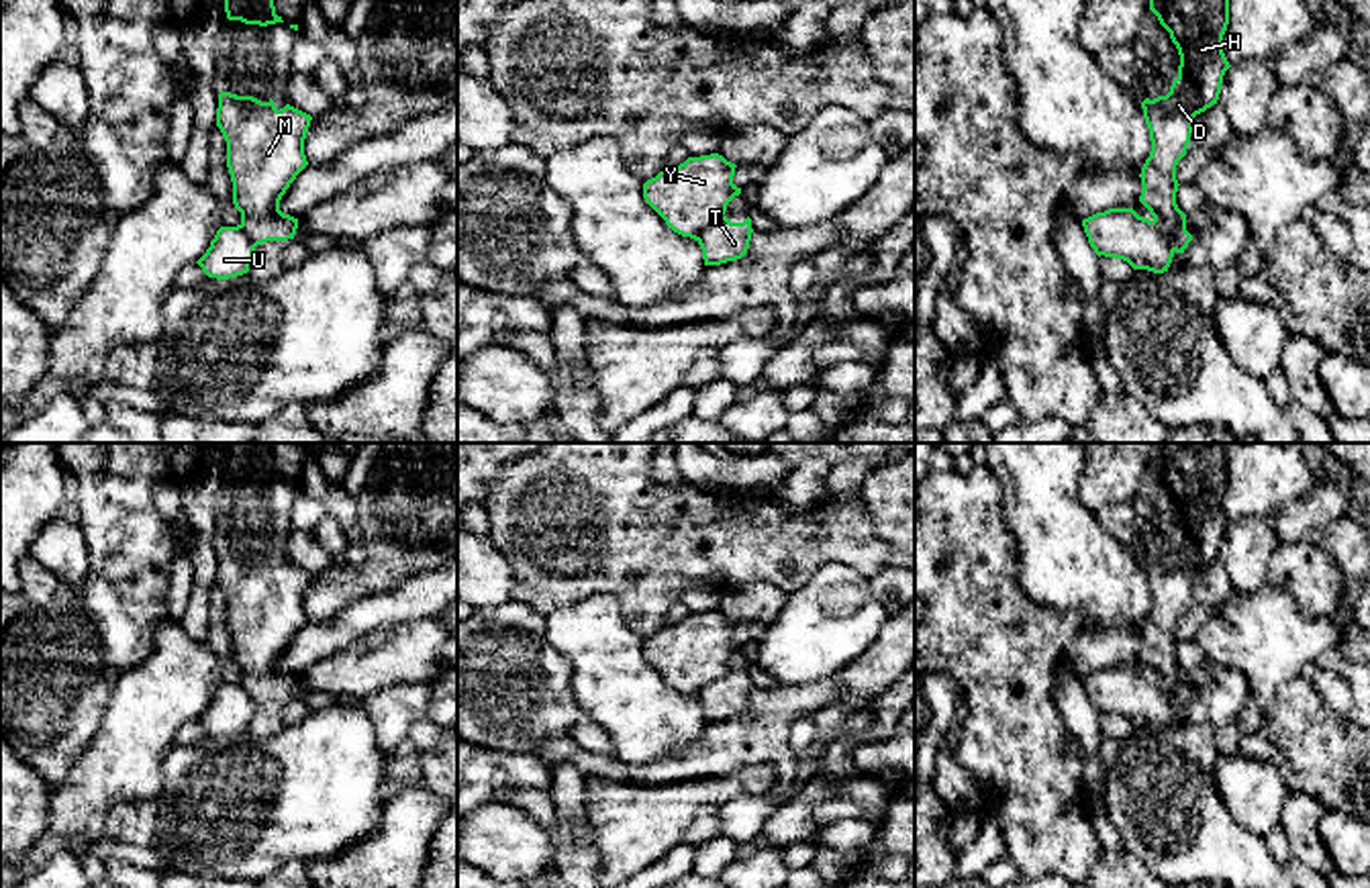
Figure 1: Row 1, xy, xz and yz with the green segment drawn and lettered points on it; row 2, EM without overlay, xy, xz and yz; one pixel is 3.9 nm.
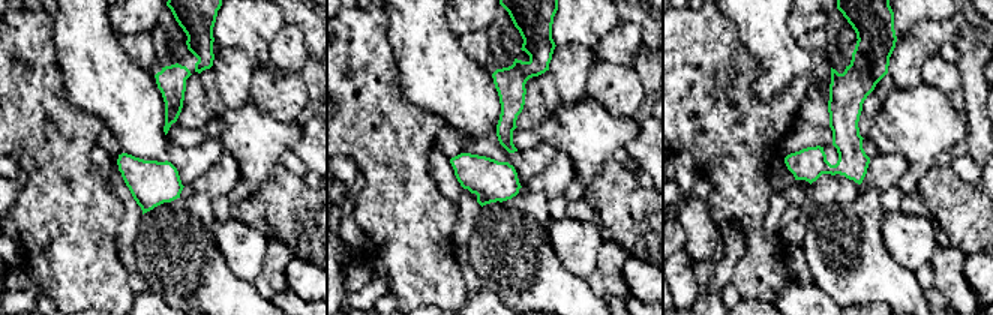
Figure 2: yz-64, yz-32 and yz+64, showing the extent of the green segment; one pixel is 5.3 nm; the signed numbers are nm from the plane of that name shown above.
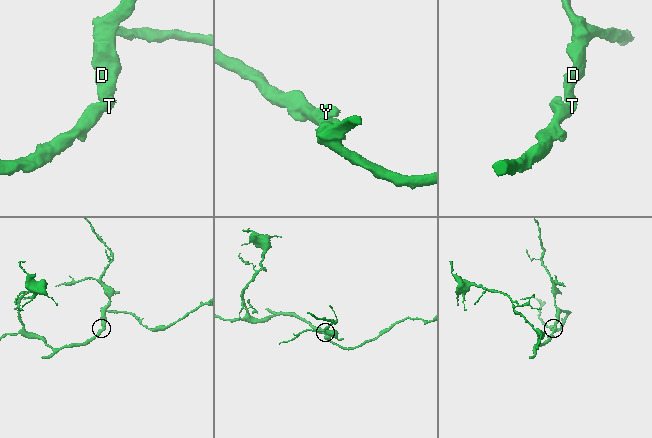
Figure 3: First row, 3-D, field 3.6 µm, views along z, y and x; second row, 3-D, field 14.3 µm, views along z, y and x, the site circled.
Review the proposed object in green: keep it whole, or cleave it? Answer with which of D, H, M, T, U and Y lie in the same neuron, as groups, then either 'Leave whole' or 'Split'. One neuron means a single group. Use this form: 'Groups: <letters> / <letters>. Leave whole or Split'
Groups: D H M T / U Y. Split

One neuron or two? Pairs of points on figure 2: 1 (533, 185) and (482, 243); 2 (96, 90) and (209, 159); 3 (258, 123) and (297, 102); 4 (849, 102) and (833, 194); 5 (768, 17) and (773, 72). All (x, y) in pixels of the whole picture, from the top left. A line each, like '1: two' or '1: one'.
1: two
2: one
3: two
4: one
5: one

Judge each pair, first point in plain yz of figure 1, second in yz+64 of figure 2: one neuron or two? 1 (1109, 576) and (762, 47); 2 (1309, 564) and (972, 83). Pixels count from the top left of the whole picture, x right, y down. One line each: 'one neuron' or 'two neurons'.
1: one neuron
2: two neurons

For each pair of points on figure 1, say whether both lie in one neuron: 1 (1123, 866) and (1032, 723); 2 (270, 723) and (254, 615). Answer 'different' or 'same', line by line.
1: different
2: same

